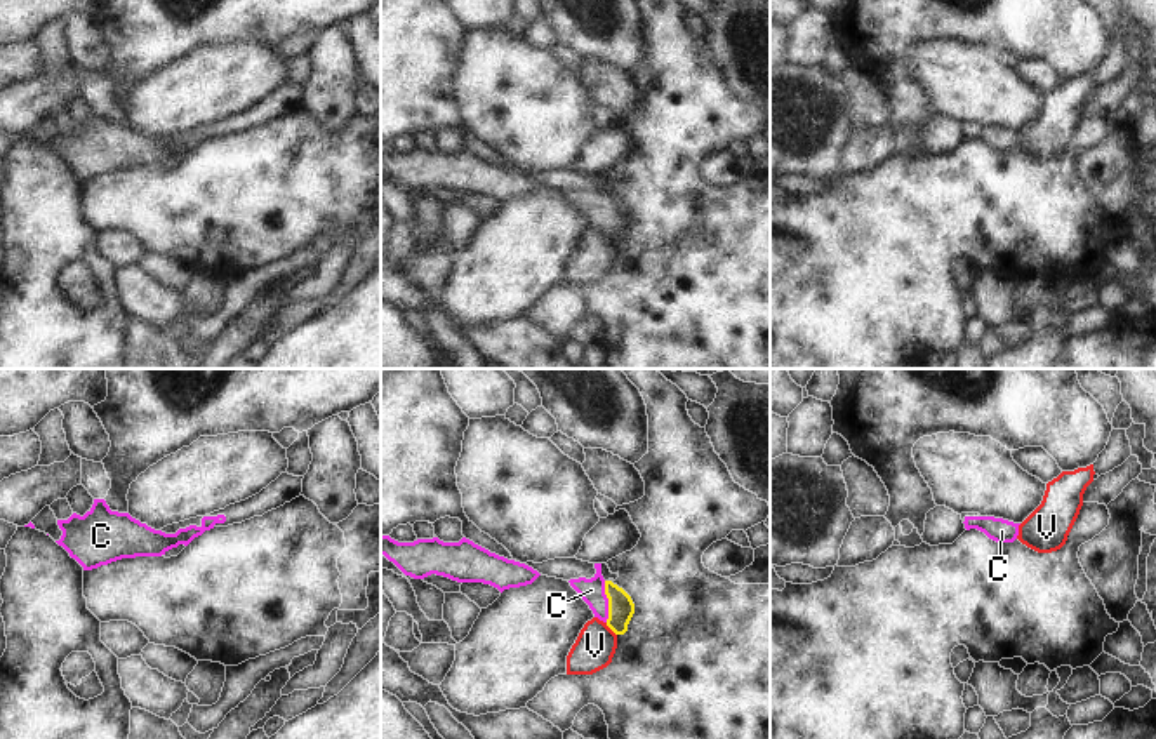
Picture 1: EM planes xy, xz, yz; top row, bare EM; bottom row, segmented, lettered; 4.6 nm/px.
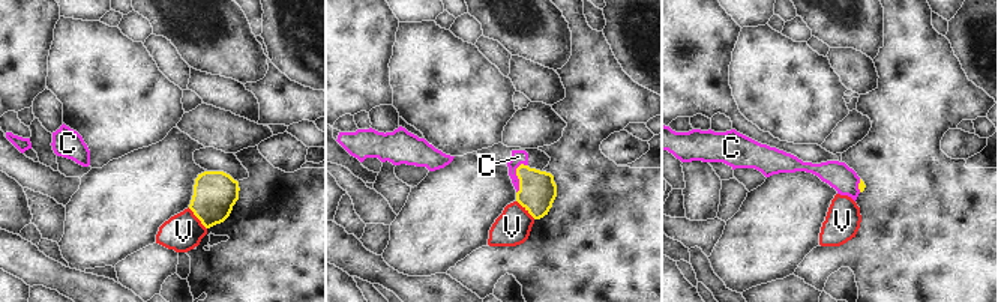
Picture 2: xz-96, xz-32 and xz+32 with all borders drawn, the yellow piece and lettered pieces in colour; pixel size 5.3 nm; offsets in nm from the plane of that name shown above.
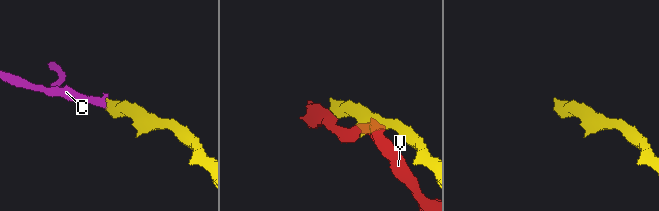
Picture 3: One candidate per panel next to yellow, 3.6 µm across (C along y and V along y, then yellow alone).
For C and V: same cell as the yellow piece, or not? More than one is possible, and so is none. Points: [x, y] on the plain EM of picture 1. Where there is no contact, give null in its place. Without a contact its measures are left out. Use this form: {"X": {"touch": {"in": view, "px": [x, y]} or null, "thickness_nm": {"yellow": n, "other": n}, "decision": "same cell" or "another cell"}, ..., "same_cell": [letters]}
{"C": {"touch": {"in": "xz", "px": [609, 213]}, "thickness_nm": {"yellow": 120, "other": 110}, "decision": "same cell"}, "V": {"touch": {"in": "xz", "px": [611, 239]}, "thickness_nm": {"yellow": 120, "other": 190}, "decision": "another cell"}, "same_cell": ["C"]}

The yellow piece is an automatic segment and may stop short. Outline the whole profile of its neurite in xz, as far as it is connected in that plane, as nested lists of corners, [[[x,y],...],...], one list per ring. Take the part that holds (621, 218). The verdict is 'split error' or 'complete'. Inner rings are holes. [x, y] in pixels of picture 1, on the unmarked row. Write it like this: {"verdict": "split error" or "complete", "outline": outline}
{"verdict": "split error", "outline": [[[595,174],[596,184],[591,190],[570,190],[570,196],[589,216],[595,228],[603,231],[615,245],[624,245],[634,224],[631,207],[601,186],[601,174]]]}

